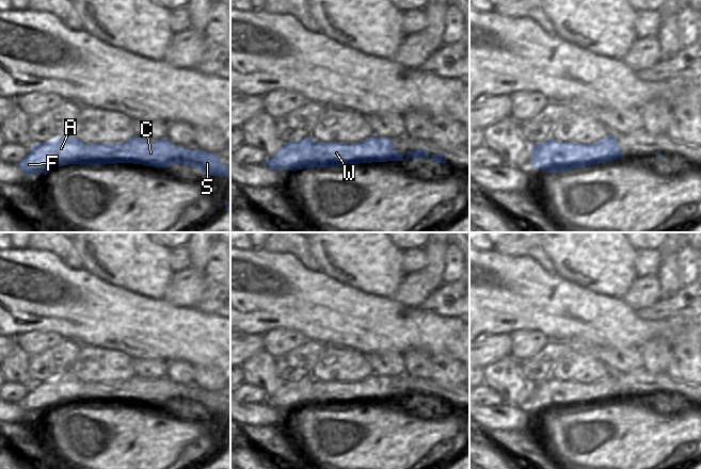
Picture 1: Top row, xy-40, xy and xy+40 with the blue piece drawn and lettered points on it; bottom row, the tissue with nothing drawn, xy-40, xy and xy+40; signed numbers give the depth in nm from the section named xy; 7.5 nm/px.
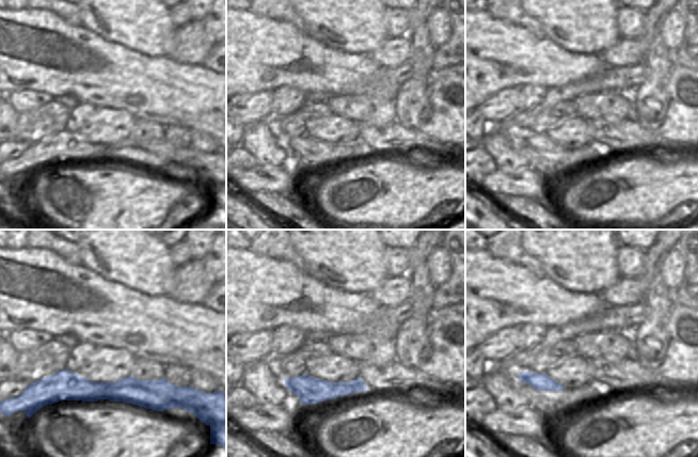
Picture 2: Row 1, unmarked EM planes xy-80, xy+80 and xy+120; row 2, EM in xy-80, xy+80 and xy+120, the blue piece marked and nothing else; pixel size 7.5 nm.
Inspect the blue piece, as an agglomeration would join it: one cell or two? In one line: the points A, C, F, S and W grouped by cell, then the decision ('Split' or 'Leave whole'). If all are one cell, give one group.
Groups: A F / C S W. Split.

